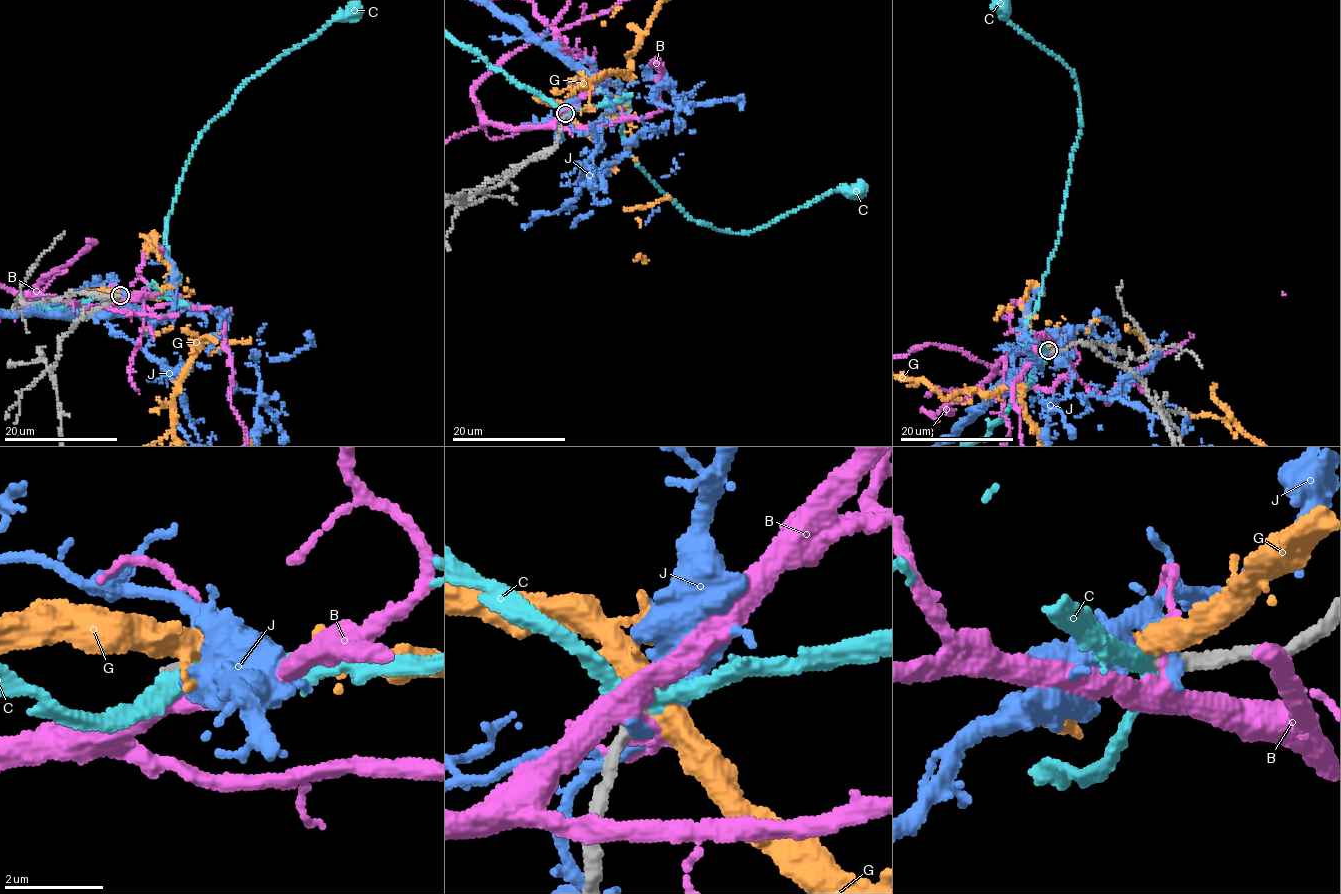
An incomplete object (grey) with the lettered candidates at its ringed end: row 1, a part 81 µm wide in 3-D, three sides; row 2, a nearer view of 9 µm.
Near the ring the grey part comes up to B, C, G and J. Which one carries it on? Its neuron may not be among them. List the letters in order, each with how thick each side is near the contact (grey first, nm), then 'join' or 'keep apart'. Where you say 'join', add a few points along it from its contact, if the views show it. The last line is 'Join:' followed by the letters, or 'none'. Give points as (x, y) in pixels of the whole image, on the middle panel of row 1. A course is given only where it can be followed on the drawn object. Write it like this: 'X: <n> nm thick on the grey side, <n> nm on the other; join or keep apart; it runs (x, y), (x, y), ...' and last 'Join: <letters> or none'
B: 300 nm thick on the grey side, 240 nm on the other; keep apart
C: 300 nm thick on the grey side, 320 nm on the other; join; it runs (564, 113), (628, 105), (621, 131), (638, 165), (683, 212), (713, 228), (751, 231), (831, 192), (857, 189)
G: 320 nm thick on the grey side, 400 nm on the other; keep apart
J: 340 nm thick on the grey side, 440 nm on the other; keep apart
Join: C

